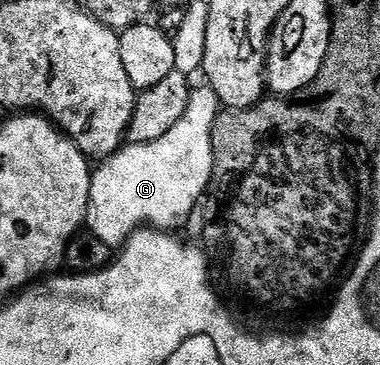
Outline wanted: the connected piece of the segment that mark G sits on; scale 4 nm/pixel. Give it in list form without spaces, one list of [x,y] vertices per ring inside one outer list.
[[[209,86],[201,87],[202,88],[195,87],[193,91],[191,91],[190,105],[184,114],[184,118],[180,118],[180,122],[176,122],[176,126],[172,126],[172,130],[168,130],[168,134],[164,134],[164,138],[156,138],[156,142],[148,142],[147,144],[127,143],[112,155],[105,157],[105,159],[99,163],[102,164],[99,168],[97,165],[97,167],[93,169],[90,178],[90,201],[88,202],[88,214],[86,215],[85,227],[88,229],[89,235],[100,238],[100,242],[108,242],[108,246],[111,250],[121,249],[134,232],[147,226],[159,230],[174,230],[174,227],[176,227],[177,224],[184,223],[185,220],[193,214],[194,207],[198,204],[198,199],[205,194],[206,188],[208,192],[208,189],[211,187],[212,177],[214,174],[214,147],[212,146],[210,131],[218,117],[220,101],[217,93],[215,93]]]

